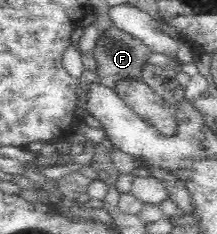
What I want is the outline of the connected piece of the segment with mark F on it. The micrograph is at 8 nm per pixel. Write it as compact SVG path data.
M111 24L111 27L99 32L99 36L93 47L93 52L90 54L95 60L97 69L95 74L97 80L105 86L114 90L115 85L121 80L139 80L143 66L147 64L152 51L141 40L127 34L123 30L116 28Z

